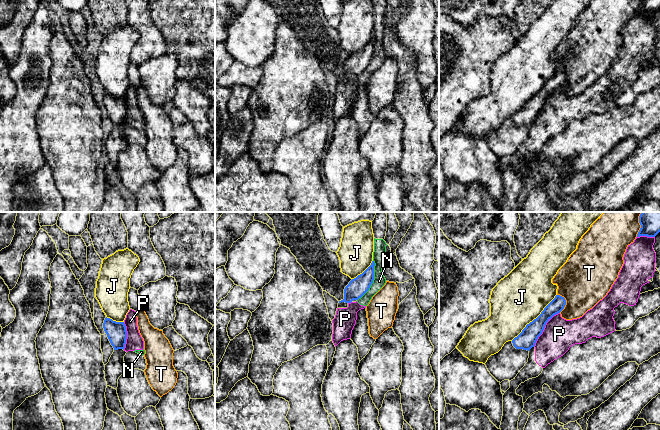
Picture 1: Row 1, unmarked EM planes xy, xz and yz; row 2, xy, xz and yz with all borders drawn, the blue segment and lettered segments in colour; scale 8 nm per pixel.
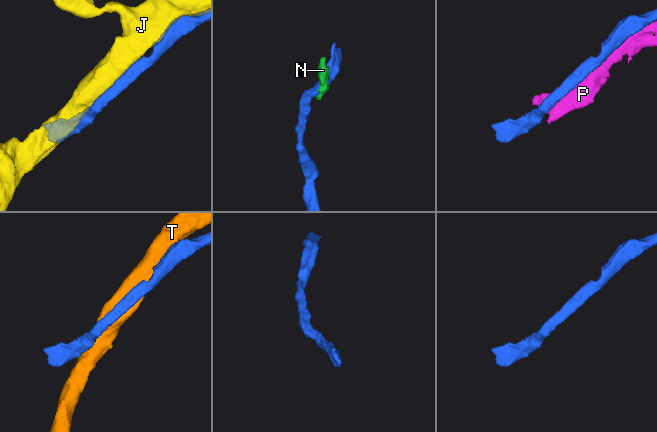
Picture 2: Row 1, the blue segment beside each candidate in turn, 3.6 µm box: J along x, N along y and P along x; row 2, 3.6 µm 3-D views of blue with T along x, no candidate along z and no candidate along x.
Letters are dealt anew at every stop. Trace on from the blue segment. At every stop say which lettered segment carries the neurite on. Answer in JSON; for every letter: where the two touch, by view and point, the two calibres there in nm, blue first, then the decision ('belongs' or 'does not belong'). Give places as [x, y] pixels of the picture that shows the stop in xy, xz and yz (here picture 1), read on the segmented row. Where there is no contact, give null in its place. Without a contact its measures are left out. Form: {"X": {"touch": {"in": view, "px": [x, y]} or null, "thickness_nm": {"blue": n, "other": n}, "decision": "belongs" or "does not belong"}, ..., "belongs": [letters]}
{"J": {"touch": {"in": "yz", "px": [534, 319]}, "thickness_nm": {"blue": 150, "other": 420}, "decision": "does not belong"}, "N": {"touch": {"in": "xz", "px": [373, 279]}, "thickness_nm": {"blue": 160, "other": 100}, "decision": "does not belong"}, "P": {"touch": {"in": "yz", "px": [544, 327]}, "thickness_nm": {"blue": 150, "other": 260}, "decision": "does not belong"}, "T": {"touch": {"in": "yz", "px": [565, 302]}, "thickness_nm": {"blue": 110, "other": 420}, "decision": "does not belong"}, "belongs": []}

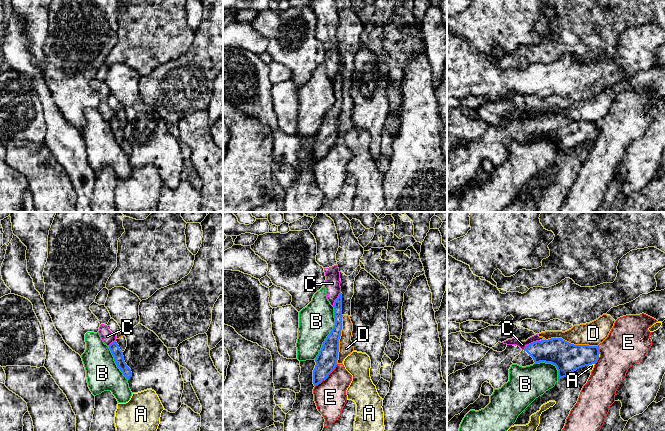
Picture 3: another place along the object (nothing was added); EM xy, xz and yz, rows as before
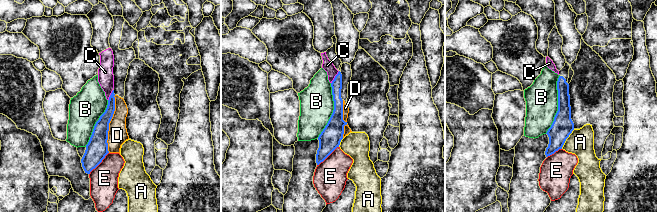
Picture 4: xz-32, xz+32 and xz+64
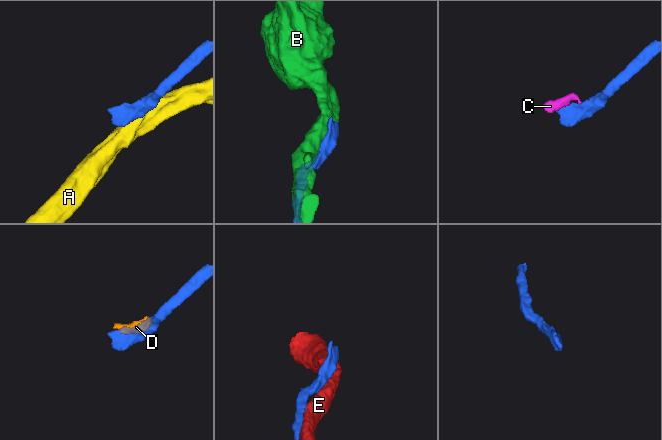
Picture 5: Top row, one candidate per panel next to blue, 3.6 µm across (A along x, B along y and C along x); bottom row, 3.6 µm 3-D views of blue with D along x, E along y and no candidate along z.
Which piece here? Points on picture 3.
{"A": {"touch": {"in": "yz", "px": [591, 364]}, "thickness_nm": {"blue": 240, "other": 40}, "decision": "does not belong"}, "B": {"touch": {"in": "xz", "px": [330, 333]}, "thickness_nm": {"blue": 170, "other": 280}, "decision": "does not belong"}, "C": {"touch": {"in": "yz", "px": [531, 343]}, "thickness_nm": {"blue": 220, "other": 60}, "decision": "does not belong"}, "D": {"touch": {"in": "yz", "px": [570, 343]}, "thickness_nm": {"blue": 240, "other": 190}, "decision": "does not belong"}, "E": {"touch": {"in": "xz", "px": [327, 376]}, "thickness_nm": {"blue": 170, "other": 260}, "decision": "does not belong"}, "belongs": []}

